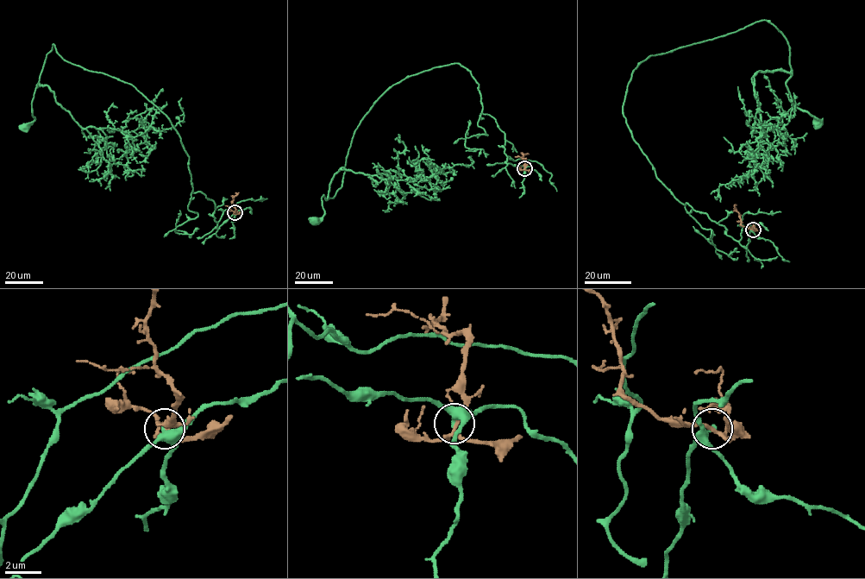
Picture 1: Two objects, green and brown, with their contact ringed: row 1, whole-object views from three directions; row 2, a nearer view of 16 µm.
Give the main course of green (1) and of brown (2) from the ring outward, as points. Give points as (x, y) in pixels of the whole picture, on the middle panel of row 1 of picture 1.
1: (524, 168), (506, 163), (470, 72), (438, 66), (375, 102), (314, 221)
2: (524, 168), (525, 159), (523, 158), (525, 154)

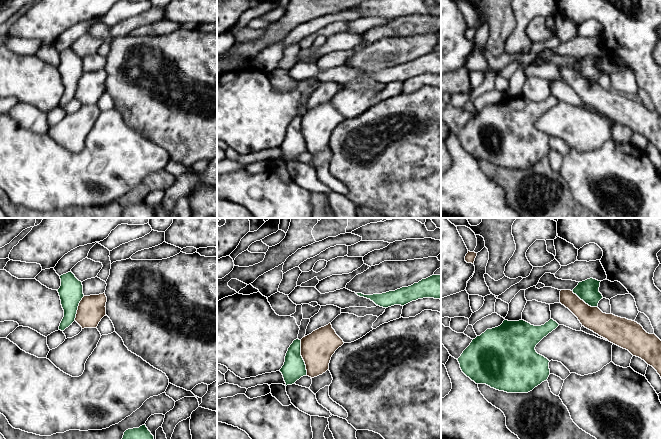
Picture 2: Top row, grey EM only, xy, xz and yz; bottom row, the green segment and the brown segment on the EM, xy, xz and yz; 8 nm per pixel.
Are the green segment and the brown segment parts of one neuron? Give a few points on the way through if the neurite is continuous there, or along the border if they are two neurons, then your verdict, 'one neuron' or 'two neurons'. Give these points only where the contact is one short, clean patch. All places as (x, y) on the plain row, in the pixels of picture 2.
along xz (300, 116), (300, 131), (307, 150) | two neurons

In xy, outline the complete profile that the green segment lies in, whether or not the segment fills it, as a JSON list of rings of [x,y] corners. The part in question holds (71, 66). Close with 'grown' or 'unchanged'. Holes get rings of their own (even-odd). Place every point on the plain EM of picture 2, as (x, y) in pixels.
[[[71,47],[61,51],[60,55],[61,62],[57,67],[64,86],[64,93],[60,99],[59,106],[64,107],[75,97],[78,82],[84,70],[82,58]]]; unchanged

